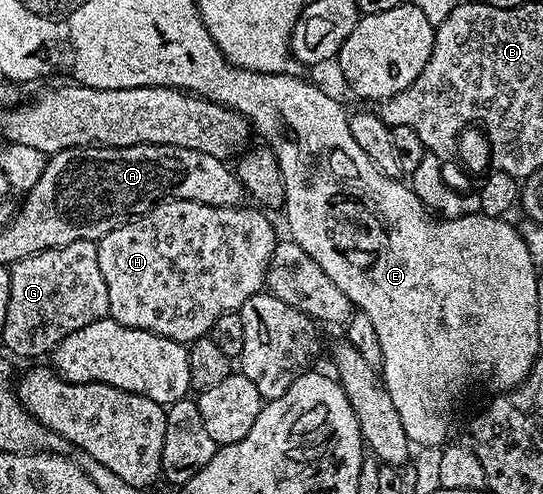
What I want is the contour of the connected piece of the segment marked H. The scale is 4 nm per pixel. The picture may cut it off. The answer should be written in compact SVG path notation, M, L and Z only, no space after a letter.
M171 198L154 206L148 214L113 228L97 242L97 264L101 264L101 276L105 276L105 288L109 288L110 318L134 330L153 332L184 344L208 337L221 316L236 313L249 296L264 289L277 235L274 224L262 213L266 214L247 204L210 206Z

